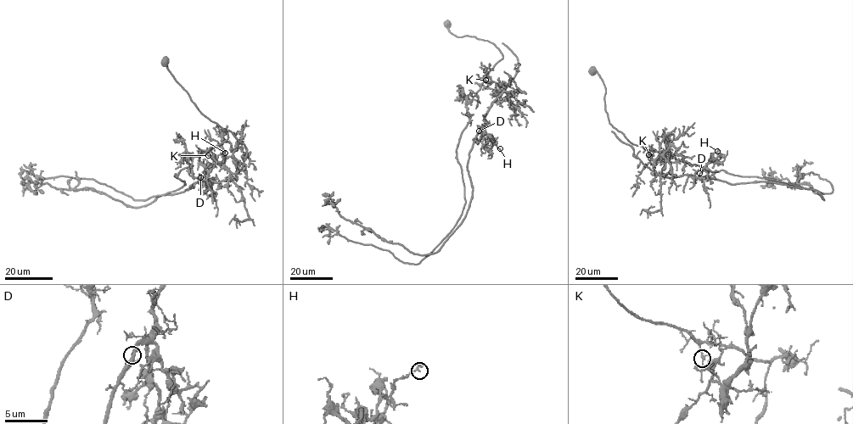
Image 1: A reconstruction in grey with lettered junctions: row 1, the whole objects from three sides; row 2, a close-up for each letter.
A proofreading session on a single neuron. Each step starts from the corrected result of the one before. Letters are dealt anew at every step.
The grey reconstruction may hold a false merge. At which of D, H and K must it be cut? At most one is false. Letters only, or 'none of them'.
K

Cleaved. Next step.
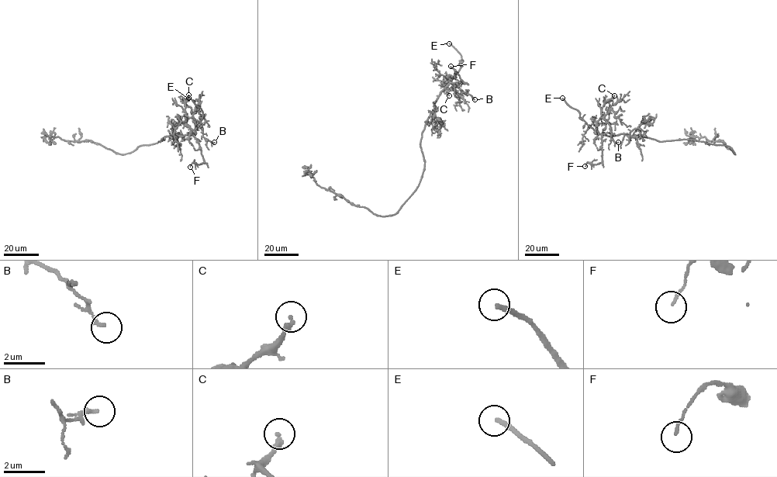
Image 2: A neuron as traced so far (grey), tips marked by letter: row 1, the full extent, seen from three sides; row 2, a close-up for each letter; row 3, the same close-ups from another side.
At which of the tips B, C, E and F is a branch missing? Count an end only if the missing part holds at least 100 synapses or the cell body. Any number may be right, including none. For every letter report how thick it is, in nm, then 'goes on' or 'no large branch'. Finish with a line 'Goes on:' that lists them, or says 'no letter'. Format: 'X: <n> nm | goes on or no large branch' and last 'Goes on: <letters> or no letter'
B: 150 nm | no large branch
C: 220 nm | no large branch
E: 240 nm | goes on
F: 100 nm | no large branch
Goes on: E

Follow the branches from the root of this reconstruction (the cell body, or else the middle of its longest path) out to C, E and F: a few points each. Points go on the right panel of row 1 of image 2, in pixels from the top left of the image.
C: (692, 139), (659, 141), (623, 134), (602, 135), (596, 128), (596, 123), (600, 118), (603, 104), (614, 95)
E: (692, 139), (659, 141), (623, 134), (602, 135), (581, 120), (580, 112), (562, 98)
F: (692, 139), (659, 141), (623, 134), (602, 134), (602, 161), (596, 164), (587, 162), (585, 166)

